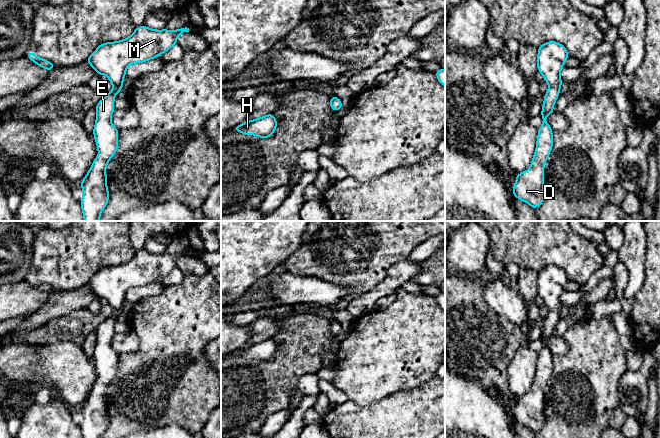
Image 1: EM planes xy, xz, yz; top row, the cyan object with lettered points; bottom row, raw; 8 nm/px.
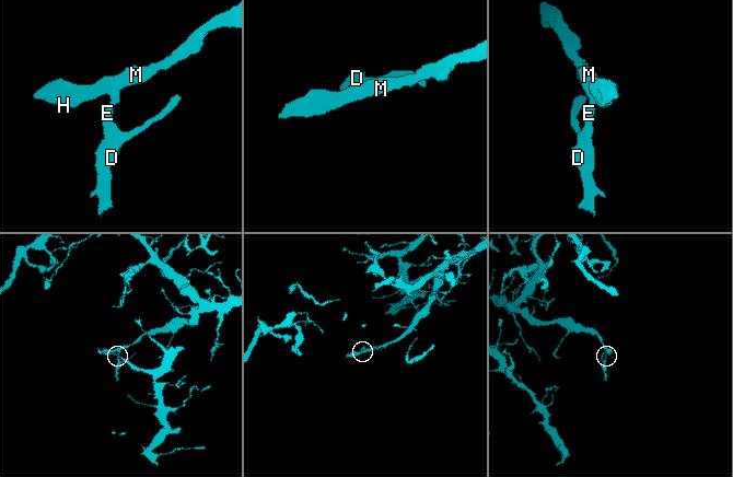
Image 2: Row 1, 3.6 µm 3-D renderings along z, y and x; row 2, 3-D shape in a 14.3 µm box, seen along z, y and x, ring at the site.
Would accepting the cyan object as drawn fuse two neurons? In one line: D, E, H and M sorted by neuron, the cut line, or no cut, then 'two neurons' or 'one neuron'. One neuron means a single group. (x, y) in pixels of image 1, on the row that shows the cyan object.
D E H M; no cut; one neuron

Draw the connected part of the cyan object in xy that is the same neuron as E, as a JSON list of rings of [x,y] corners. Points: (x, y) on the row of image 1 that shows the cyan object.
[[[139,26],[126,39],[102,43],[89,56],[87,62],[98,75],[106,75],[112,83],[112,91],[96,105],[96,122],[93,129],[99,156],[80,185],[83,190],[81,208],[84,221],[100,221],[100,214],[109,200],[107,188],[107,163],[118,148],[118,133],[111,123],[114,98],[123,89],[126,69],[130,64],[143,63],[165,53],[177,44],[177,37],[189,28],[155,30]]]

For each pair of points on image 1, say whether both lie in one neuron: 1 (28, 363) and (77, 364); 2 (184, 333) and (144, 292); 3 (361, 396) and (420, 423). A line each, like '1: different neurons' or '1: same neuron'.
1: same neuron
2: different neurons
3: different neurons

